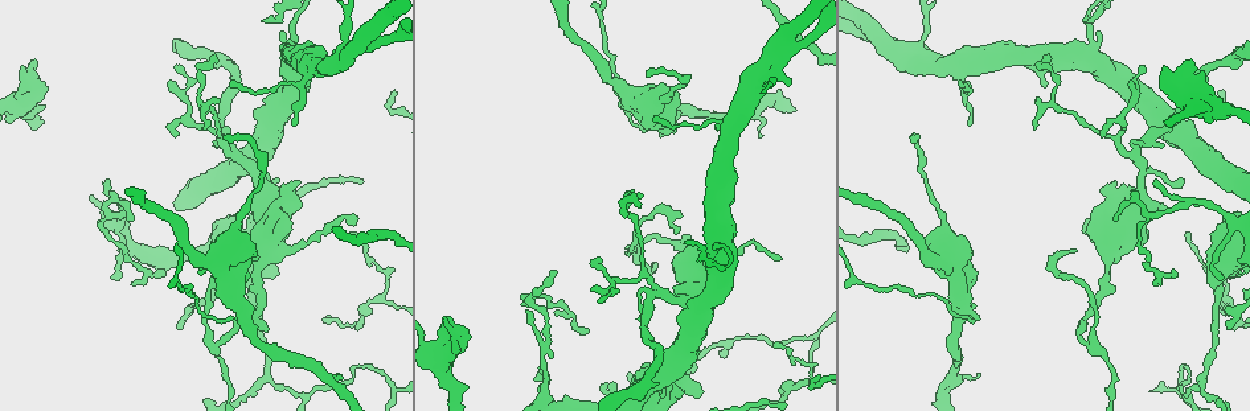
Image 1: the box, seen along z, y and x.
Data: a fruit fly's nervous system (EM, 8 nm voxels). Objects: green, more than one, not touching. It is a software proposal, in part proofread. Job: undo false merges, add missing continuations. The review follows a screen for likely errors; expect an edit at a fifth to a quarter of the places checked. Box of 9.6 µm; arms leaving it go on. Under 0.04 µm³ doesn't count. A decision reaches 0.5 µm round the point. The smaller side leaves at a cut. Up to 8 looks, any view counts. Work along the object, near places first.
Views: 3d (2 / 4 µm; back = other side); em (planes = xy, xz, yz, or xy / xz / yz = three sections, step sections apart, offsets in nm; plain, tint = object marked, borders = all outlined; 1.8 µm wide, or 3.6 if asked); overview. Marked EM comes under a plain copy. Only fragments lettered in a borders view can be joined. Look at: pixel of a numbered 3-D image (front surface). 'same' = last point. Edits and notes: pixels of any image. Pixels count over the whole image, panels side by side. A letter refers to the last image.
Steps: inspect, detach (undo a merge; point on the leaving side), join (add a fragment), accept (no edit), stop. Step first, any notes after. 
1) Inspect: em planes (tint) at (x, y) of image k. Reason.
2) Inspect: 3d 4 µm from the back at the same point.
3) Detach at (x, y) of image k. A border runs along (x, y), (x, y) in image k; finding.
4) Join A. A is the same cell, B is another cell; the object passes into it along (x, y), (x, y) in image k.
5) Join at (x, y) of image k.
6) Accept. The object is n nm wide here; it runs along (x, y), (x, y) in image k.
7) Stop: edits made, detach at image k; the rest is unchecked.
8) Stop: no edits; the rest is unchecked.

Inspect: 3d 4 µm at (1212, 285) of image 1. Free end.

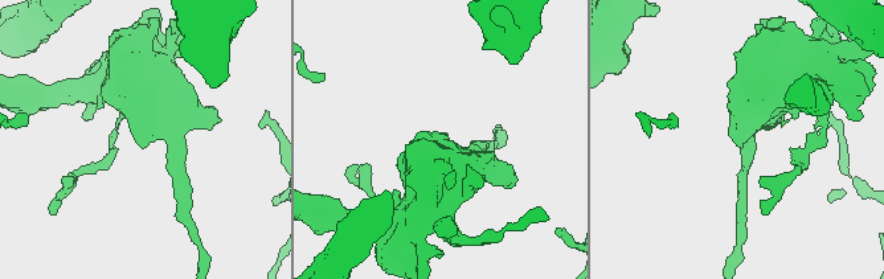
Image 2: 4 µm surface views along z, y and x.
Inspect: em 3.6 µm yz step 16 (borders) at (138, 143) of image 2. Shape alone is not enough.

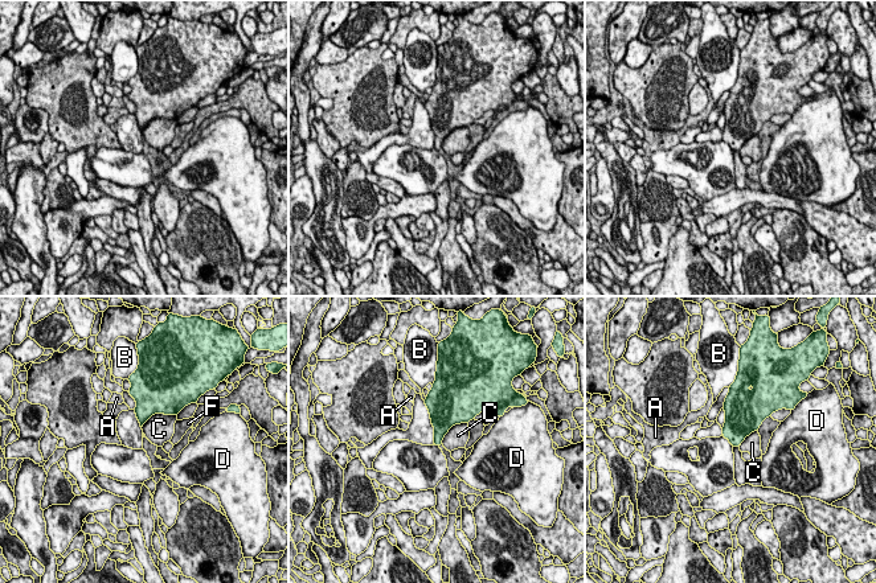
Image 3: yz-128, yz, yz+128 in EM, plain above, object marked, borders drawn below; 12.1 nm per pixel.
Accept. A, B, C, D and F are other cells; no lettered fragment goes on from it.

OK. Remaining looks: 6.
Inspect: em xy step 8 (tint) at (1237, 214) of image 1. Branch stops here.

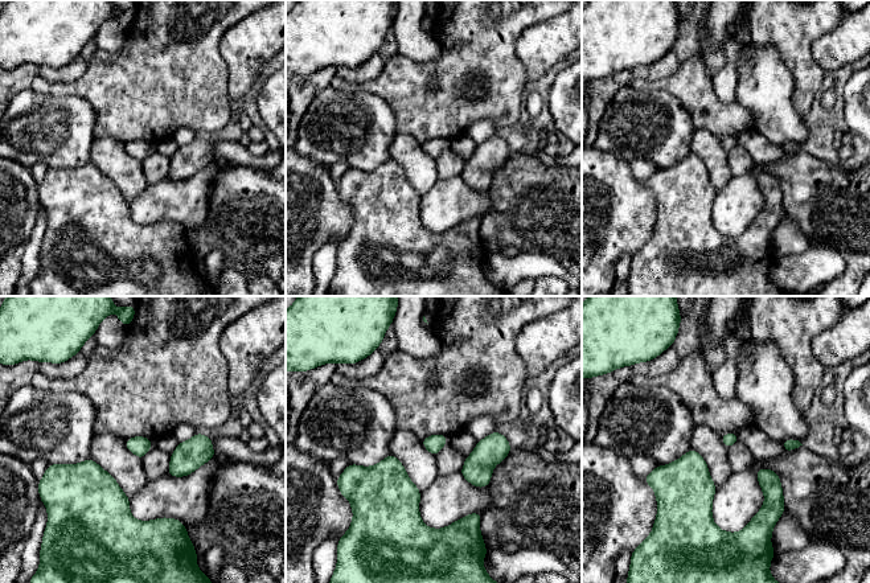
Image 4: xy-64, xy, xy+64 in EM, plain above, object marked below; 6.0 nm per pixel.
Inspect: em planes (borders) at the same point. Cut it another way.

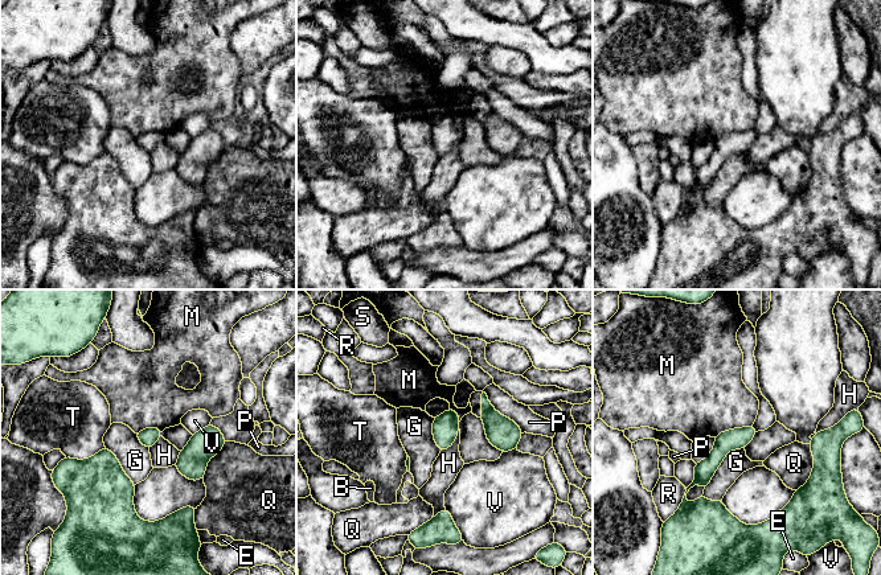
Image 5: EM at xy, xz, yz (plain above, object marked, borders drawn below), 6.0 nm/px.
Accept. The longest contact is with G, 360 nm; B, E, G, H, M, P, Q, R, S, T and V are other cells; it runs along (752, 430), (733, 439), (697, 481) in image 5; none of them fits.

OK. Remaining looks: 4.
Inspect: 3d 2 µm at (1106, 188) of image 1. An open end.

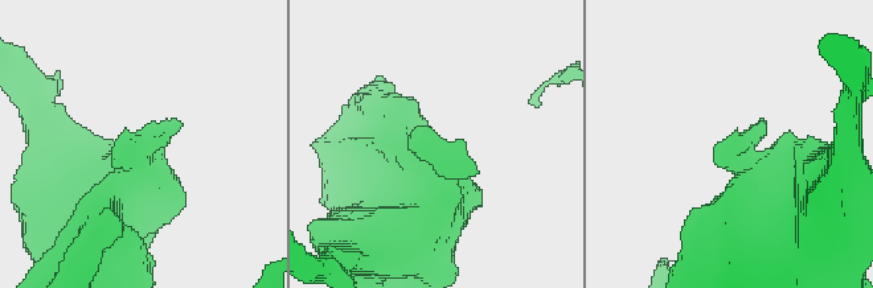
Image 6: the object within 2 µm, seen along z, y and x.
Inspect: em xz step 4 (tint) at (168, 139) of image 6.

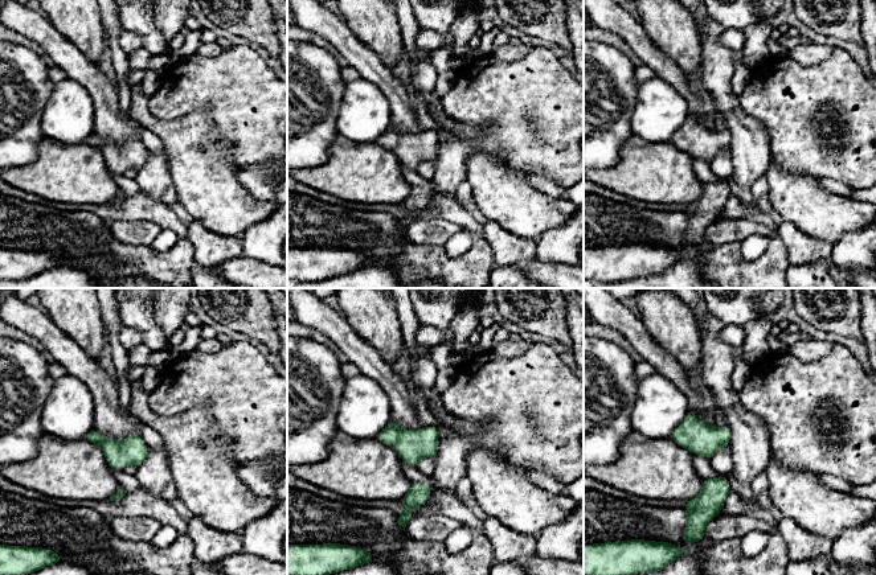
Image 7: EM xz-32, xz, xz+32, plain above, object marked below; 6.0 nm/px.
Inspect: em xz step 4 (borders) at the same point. What lies round it.

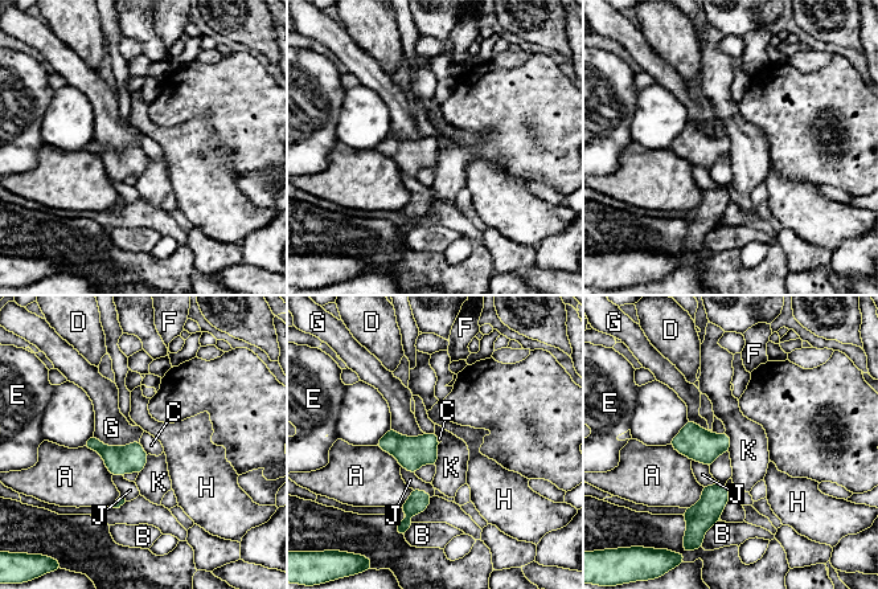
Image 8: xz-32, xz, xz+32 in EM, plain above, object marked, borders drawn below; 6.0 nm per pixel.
Accept. A, B, C, D, E, F, G, H, J and K are other cells; a border runs along (439, 444), (435, 466) in image 8; no lettered fragment goes on from it.

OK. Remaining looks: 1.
Stop: no edits; the rest is unchecked.

